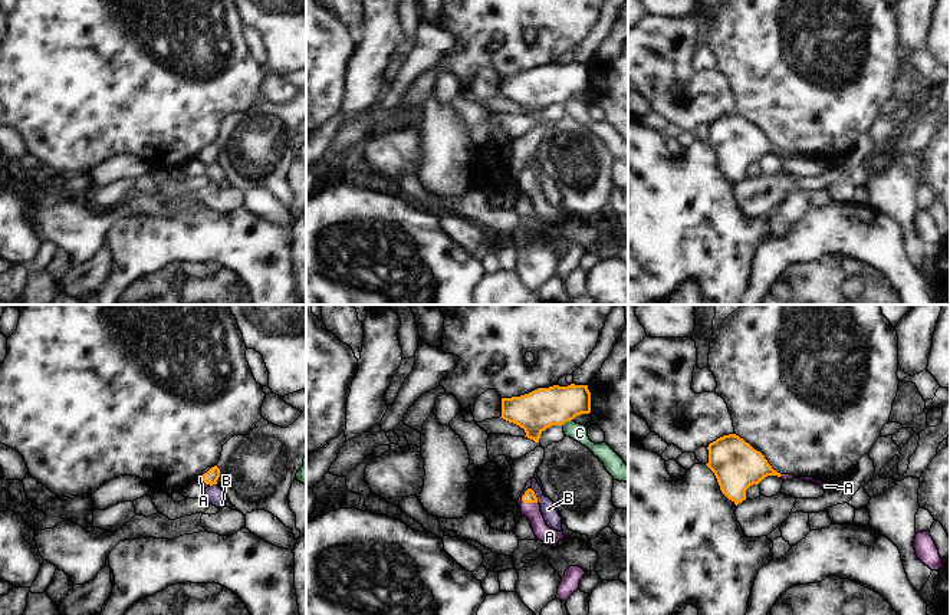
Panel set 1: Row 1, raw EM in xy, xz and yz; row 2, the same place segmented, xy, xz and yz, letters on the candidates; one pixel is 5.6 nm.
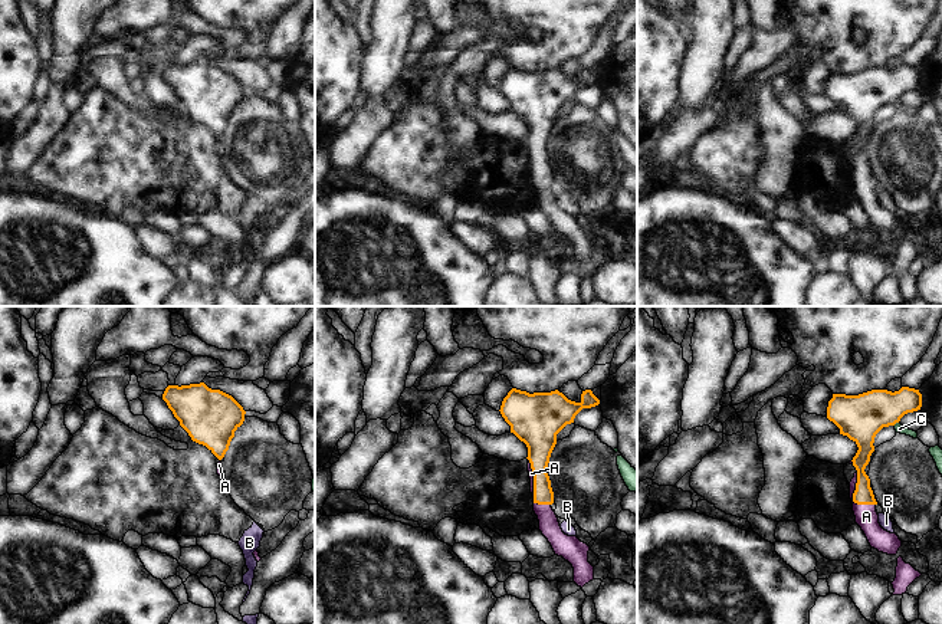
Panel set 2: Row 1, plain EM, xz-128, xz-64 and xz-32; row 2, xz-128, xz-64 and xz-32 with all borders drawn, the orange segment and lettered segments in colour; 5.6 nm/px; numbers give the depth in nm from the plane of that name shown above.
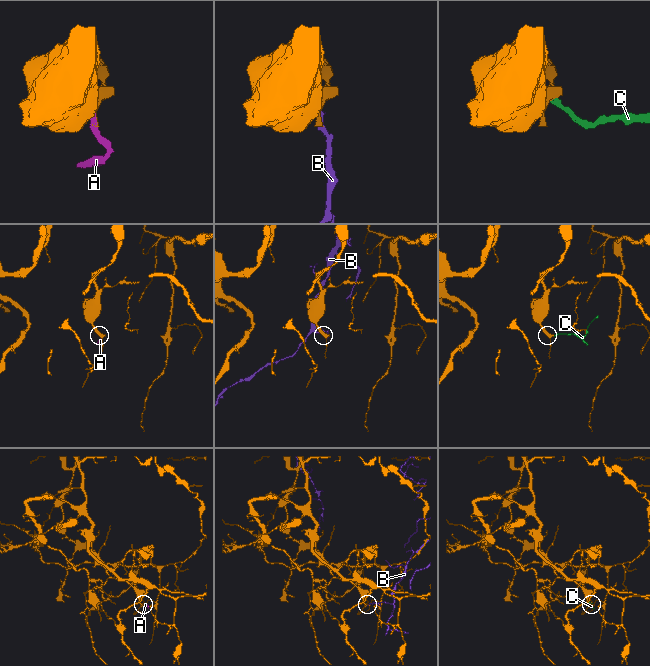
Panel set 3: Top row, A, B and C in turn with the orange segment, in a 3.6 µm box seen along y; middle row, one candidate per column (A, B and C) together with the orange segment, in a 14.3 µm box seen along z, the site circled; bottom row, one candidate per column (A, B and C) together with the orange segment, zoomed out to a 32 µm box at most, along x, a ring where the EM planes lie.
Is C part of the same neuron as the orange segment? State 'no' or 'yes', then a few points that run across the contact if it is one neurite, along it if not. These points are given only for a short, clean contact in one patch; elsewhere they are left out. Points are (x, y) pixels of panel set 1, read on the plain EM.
no; line xz (572, 96), (562, 102)

